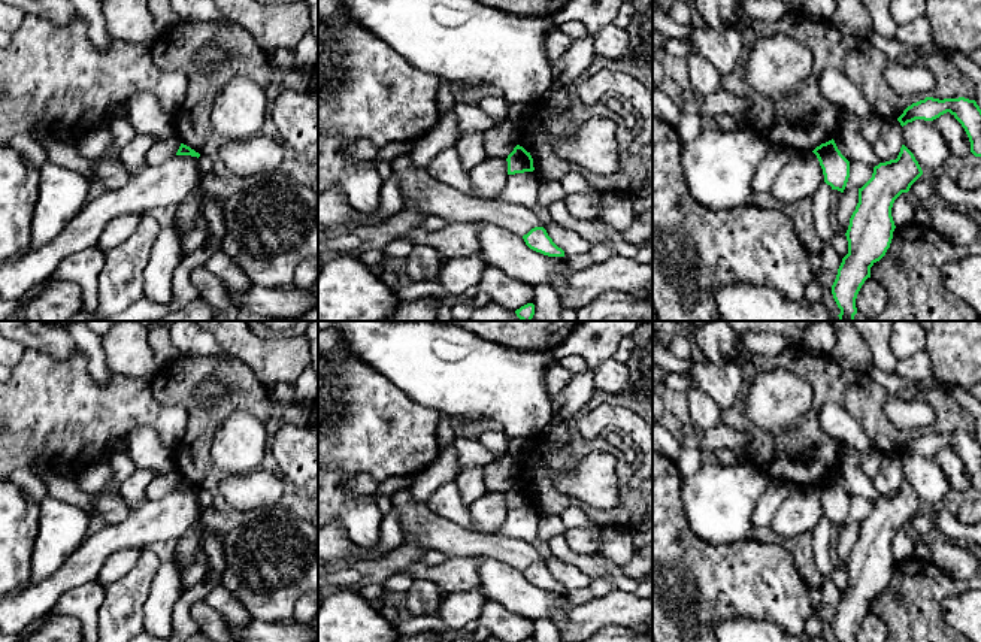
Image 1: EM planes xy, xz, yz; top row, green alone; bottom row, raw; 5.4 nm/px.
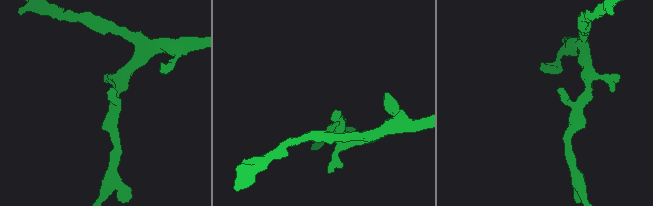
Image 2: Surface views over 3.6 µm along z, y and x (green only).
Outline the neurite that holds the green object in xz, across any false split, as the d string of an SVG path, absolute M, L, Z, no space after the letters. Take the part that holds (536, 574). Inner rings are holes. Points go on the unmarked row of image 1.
M544 561L532 563L523 573L526 579L536 587L548 591L564 591L564 585L552 576Z

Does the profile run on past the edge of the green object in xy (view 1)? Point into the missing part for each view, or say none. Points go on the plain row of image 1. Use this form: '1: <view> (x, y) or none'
1: none

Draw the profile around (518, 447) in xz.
M533 436L509 439L506 454L521 461L524 457L527 457L532 442Z

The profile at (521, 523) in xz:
M533 506L508 509L503 524L493 535L524 540L536 548L552 576L564 585L564 591L584 588L591 584L591 578L587 573L554 557L548 542L538 539L538 514L533 511Z

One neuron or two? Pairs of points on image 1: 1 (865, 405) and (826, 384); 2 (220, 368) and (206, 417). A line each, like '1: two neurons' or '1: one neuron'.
1: one neuron
2: one neuron

